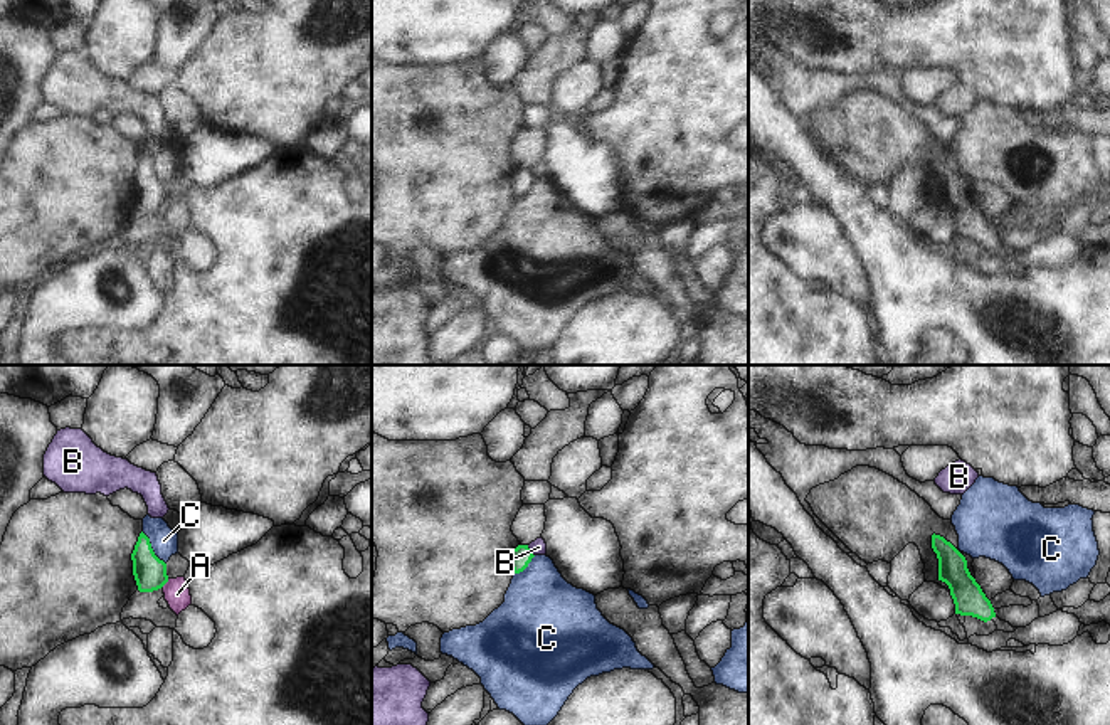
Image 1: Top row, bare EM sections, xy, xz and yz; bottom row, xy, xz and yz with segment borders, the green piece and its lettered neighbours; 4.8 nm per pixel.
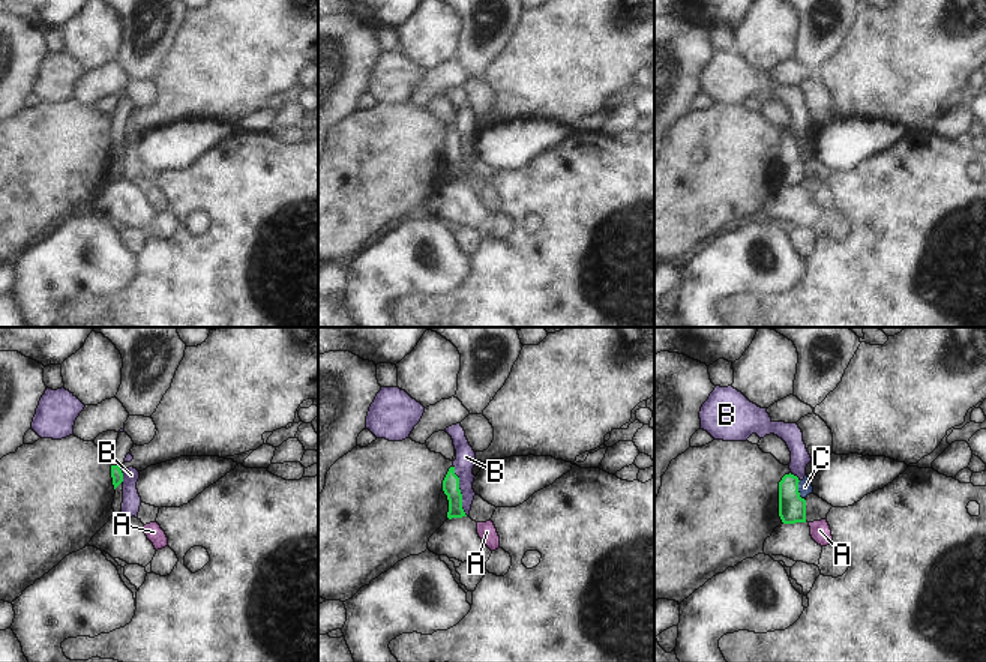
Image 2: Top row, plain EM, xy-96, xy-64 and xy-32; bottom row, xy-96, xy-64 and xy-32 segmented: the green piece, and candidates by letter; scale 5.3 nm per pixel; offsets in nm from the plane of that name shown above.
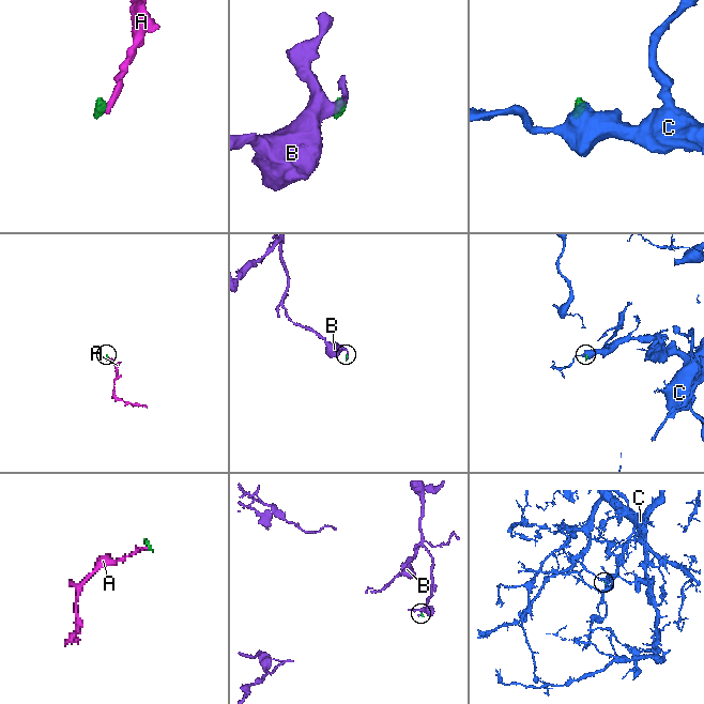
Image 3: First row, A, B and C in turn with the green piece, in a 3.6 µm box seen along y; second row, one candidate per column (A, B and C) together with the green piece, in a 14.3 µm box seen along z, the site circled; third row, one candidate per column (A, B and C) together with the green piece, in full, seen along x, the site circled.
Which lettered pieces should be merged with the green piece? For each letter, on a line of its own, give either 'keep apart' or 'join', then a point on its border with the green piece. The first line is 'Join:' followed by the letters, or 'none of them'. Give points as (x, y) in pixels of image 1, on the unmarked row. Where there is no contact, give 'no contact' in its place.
Join: none of them
A: keep apart; meets green in xy at (165, 206)
B: keep apart; meets green in xz at (530, 174)
C: keep apart; meets green in xy at (152, 172)

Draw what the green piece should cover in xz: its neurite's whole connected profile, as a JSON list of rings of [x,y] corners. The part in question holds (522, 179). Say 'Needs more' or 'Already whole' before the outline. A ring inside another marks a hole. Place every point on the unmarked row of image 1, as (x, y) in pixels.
Already whole. [[[518,168],[511,173],[511,192],[515,197],[523,195],[535,178],[528,172],[528,168]]]

